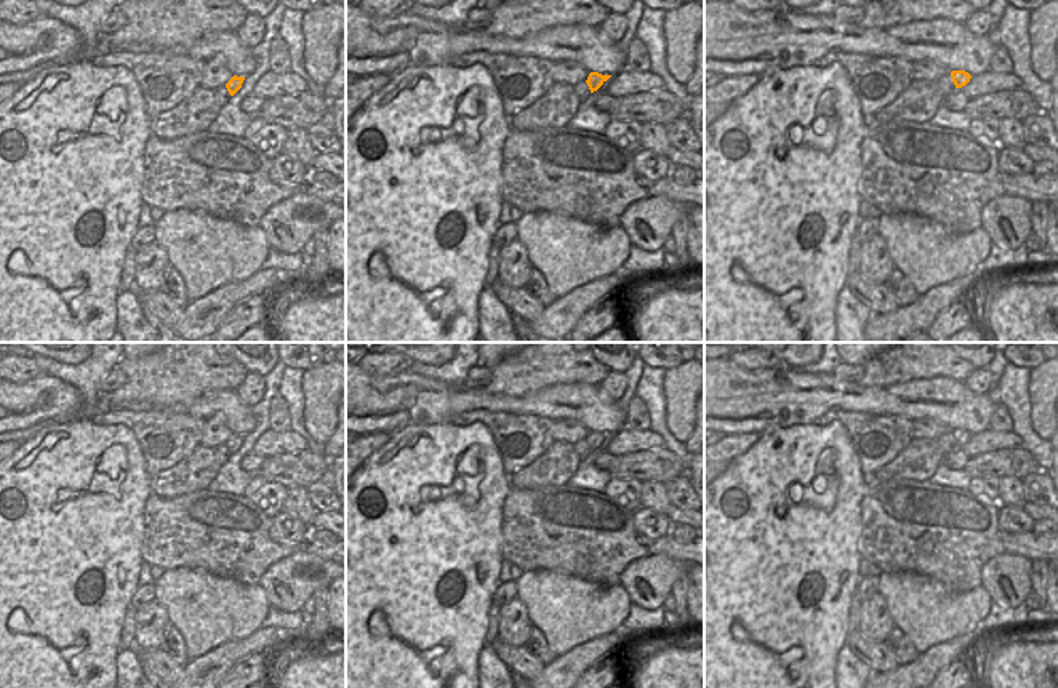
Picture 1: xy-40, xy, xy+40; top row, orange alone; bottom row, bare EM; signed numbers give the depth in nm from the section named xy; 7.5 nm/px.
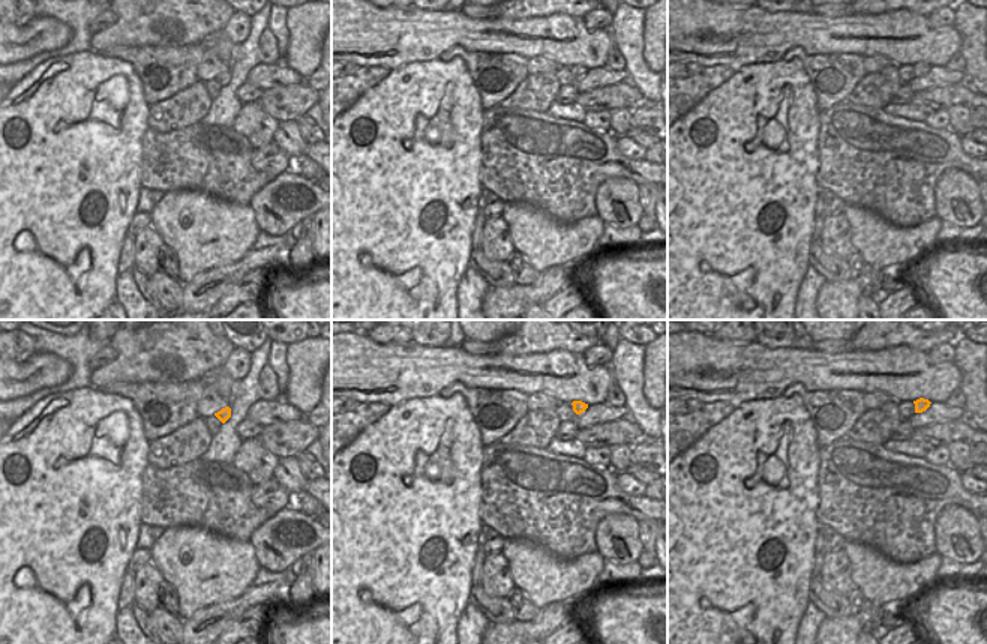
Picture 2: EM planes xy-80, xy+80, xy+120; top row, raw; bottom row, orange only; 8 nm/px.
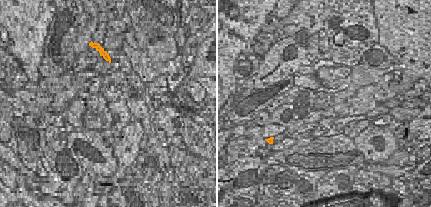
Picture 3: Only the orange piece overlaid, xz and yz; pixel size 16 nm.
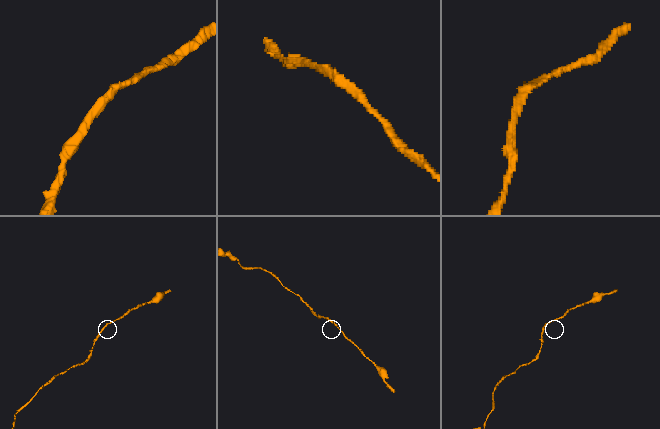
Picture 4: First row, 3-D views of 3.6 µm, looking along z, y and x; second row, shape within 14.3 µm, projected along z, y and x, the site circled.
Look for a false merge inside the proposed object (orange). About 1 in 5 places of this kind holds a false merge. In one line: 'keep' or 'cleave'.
keep

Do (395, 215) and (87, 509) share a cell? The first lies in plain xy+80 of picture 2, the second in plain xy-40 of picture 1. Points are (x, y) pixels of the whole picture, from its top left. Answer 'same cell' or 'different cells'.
same cell

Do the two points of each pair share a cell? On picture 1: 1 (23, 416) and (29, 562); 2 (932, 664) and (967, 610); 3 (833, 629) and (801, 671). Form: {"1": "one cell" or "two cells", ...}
{"1": "two cells", "2": "two cells", "3": "one cell"}

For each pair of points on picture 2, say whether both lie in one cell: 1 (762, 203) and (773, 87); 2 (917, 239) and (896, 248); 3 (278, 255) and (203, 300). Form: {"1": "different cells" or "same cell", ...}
{"1": "same cell", "2": "same cell", "3": "same cell"}

